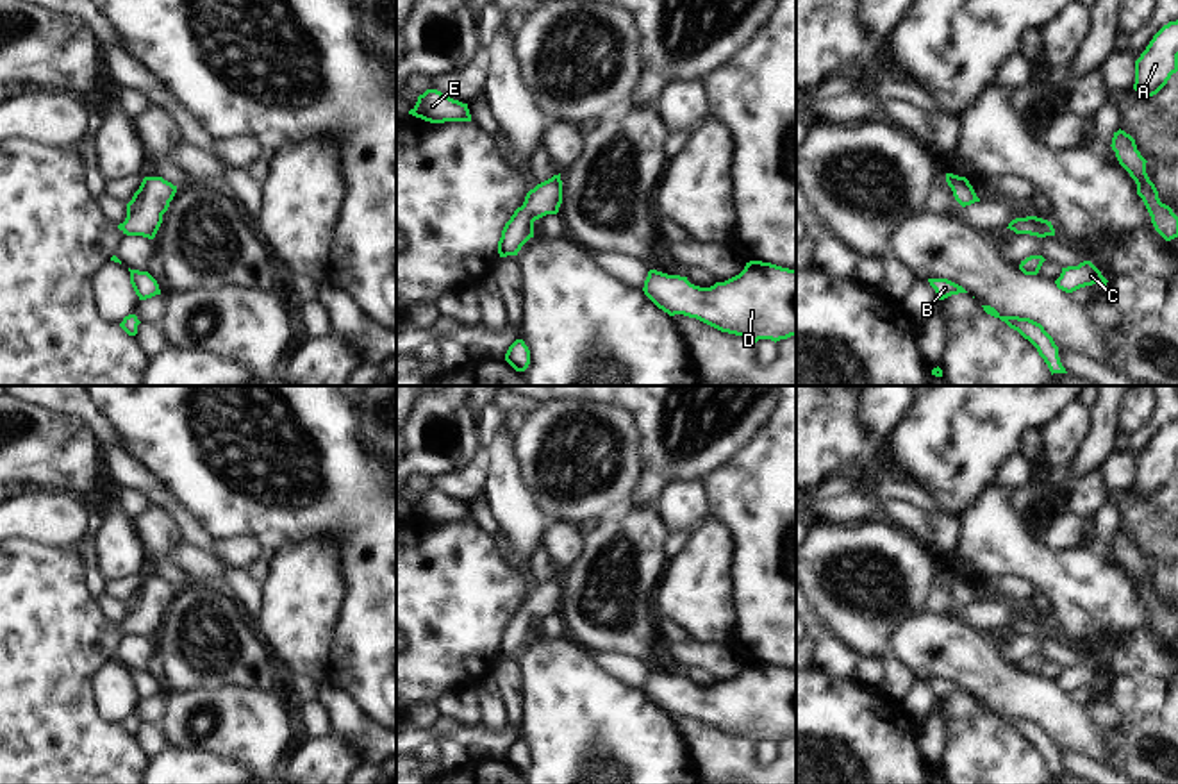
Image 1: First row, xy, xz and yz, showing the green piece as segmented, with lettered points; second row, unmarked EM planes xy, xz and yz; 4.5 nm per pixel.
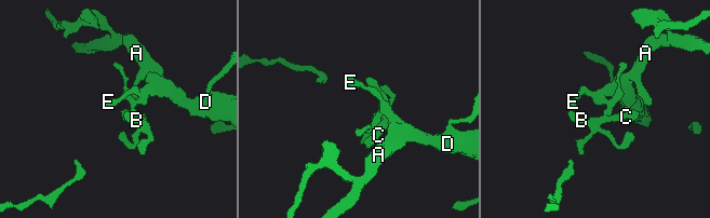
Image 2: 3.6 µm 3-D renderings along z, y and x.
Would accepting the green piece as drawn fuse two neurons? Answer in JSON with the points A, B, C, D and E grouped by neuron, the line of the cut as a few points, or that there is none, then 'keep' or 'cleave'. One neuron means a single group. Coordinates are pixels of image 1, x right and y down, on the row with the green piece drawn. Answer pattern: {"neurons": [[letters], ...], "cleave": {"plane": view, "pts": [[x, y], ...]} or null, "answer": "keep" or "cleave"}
{"neurons": [["A", "B", "C", "D", "E"]], "cleave": null, "answer": "keep"}

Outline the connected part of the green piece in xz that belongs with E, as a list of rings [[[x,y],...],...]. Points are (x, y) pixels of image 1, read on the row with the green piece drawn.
[[[427,89],[419,95],[409,114],[430,123],[471,121],[468,104],[453,100],[437,89]]]

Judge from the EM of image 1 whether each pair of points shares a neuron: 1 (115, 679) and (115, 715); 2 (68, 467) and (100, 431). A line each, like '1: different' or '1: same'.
1: same
2: different

